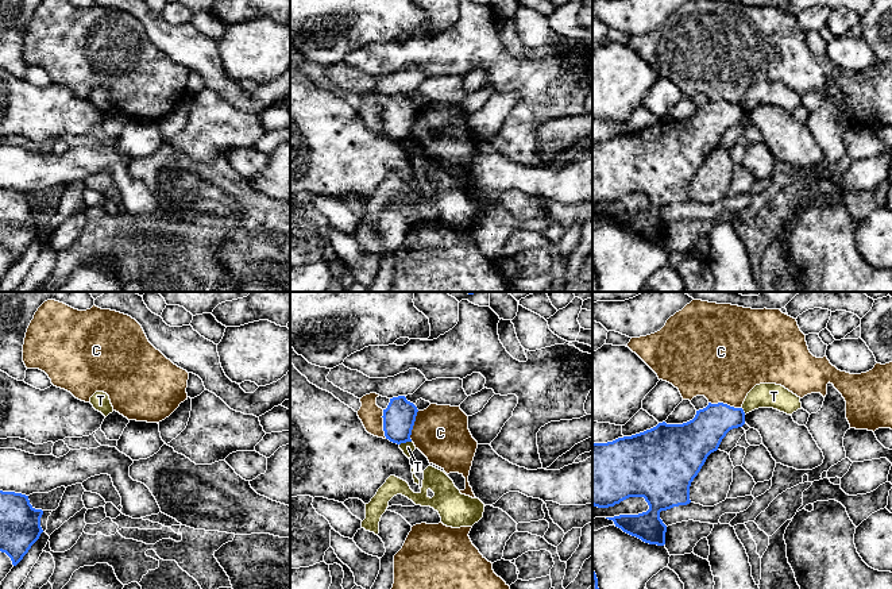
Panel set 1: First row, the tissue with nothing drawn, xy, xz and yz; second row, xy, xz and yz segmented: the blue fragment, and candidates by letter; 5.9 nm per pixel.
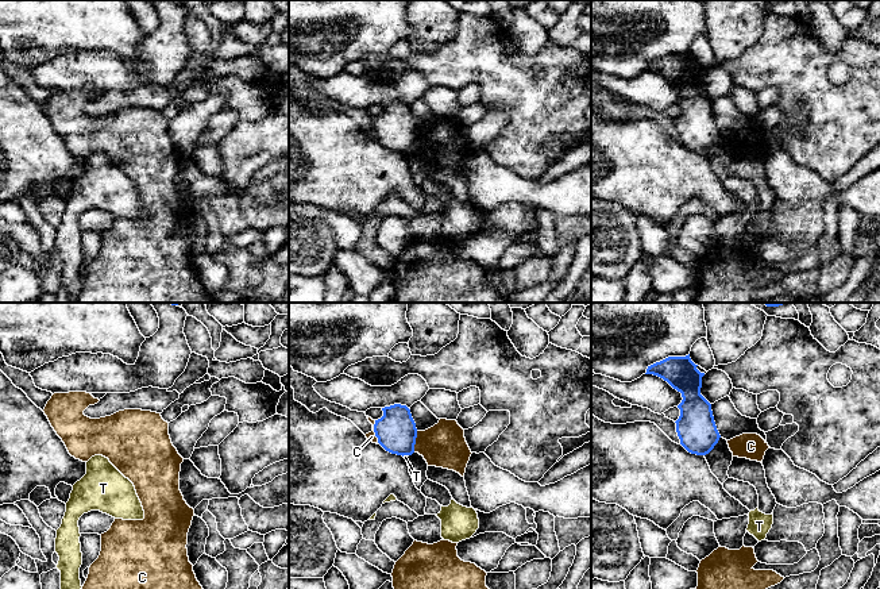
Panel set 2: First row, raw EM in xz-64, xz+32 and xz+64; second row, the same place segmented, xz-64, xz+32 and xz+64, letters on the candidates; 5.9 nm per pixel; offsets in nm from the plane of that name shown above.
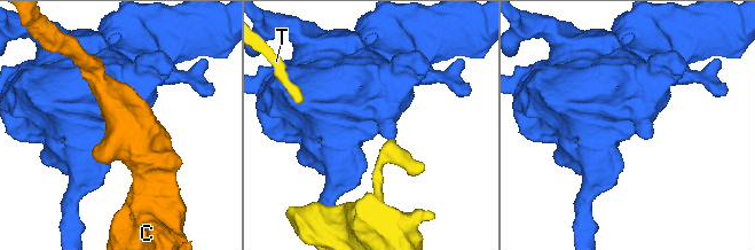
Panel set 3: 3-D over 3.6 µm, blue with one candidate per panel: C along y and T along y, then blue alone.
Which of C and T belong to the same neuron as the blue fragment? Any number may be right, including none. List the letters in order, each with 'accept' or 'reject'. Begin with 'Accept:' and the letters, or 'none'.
Accept: none
C: reject
T: reject

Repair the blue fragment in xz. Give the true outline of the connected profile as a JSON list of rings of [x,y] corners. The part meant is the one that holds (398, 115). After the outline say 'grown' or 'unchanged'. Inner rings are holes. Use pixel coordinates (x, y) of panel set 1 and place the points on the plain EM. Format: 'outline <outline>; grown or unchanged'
outline [[[405,93],[390,96],[382,113],[386,136],[397,142],[412,139],[410,132],[417,109],[417,104],[408,99]]]; unchanged

